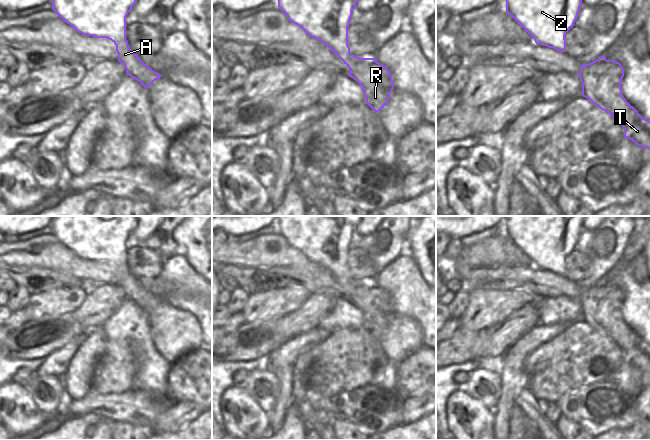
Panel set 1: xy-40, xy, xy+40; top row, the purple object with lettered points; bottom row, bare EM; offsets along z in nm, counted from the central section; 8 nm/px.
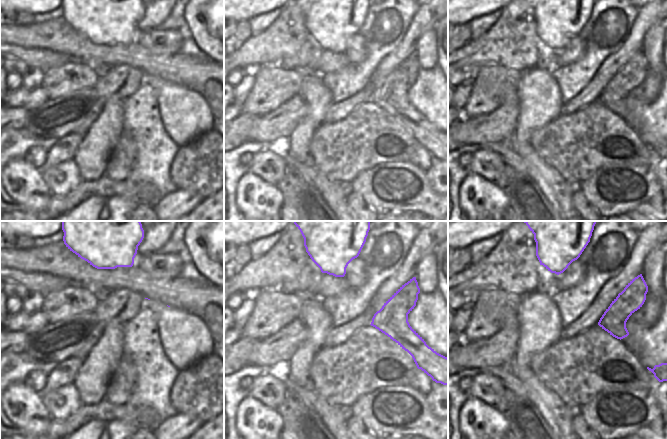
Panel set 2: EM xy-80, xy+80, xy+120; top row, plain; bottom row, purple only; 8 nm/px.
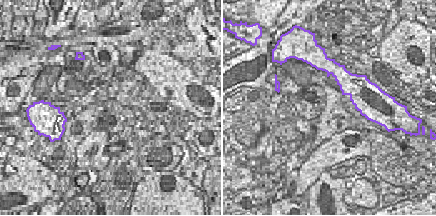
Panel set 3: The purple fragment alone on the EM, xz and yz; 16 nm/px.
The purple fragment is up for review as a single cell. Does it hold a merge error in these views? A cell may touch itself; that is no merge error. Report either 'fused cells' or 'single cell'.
fused cells

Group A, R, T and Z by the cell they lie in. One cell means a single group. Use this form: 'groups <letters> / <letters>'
groups A R T / Z

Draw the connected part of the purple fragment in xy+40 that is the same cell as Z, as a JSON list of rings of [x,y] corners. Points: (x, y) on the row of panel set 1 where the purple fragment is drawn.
[[[506,0],[506,12],[536,44],[559,52],[566,49],[566,33],[574,26],[582,0]]]

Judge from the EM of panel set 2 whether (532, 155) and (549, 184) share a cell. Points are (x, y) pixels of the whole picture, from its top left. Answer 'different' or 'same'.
same

